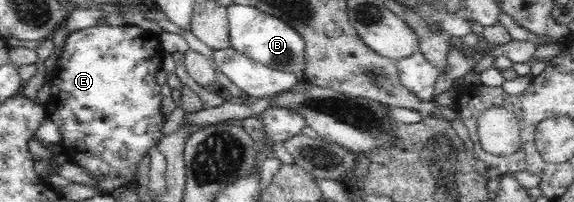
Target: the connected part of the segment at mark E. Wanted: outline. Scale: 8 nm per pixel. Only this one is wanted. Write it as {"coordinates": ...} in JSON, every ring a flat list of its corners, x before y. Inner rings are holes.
{"coordinates":[[98,24,73,31,66,39,66,45,64,45,62,54,58,57,54,71,47,81,50,86,50,100,45,103,47,117,50,117,50,119,56,123,56,126,58,126,58,130,62,133,62,143,68,143,66,147,70,147,70,149,64,149,63,154,67,157,69,163,83,167,83,171,88,175,92,175,92,177,96,177,96,179,122,175,122,177,126,177,126,183,128,183,128,185,138,185,136,177,138,177,138,163,140,163,140,159,144,159,144,157,148,155,148,149,150,149,150,147,157,147,158,143,160,143,160,139,163,139,162,127,165,123,161,105,163,96,161,95,161,86,158,85,156,81,156,73,162,70,163,59,166,52,164,52,162,43,160,42,160,33,144,30,132,24,121,26]]}

